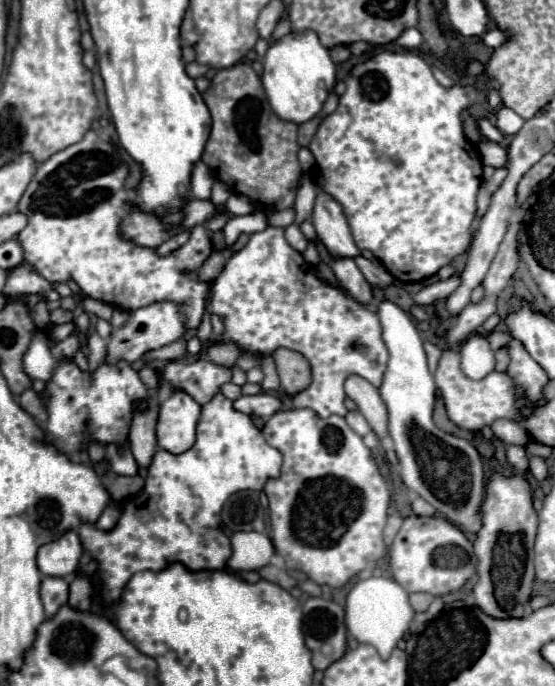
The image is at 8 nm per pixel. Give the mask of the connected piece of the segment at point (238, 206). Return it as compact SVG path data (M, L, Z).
M233 193L229 199L227 199L227 203L225 203L225 207L227 207L227 211L231 213L231 215L247 215L247 213L253 213L253 203L245 197L245 195L237 195L237 193Z

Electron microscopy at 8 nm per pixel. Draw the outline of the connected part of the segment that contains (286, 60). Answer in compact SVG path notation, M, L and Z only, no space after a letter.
M305 31L297 35L289 33L285 35L285 39L271 43L263 67L265 69L263 69L261 83L267 93L269 105L281 119L297 125L319 115L327 95L333 91L335 85L335 63L331 61L329 51L319 43L313 31Z

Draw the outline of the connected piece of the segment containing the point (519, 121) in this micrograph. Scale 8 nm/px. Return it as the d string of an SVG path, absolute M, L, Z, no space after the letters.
M501 107L497 111L497 129L503 133L503 135L515 135L521 127L523 127L525 119L519 117L513 109L507 109L507 107Z

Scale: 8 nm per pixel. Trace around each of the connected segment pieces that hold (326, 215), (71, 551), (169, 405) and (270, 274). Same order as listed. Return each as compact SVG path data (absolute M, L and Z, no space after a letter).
M319 193L311 221L317 229L317 237L323 243L323 247L329 253L329 259L355 259L361 255L357 249L347 219L343 215L343 209L337 201L333 201L329 195Z
M67 531L59 539L41 545L37 551L37 567L47 577L69 577L79 565L83 553L77 531Z
M173 391L159 409L157 445L169 453L183 453L195 443L195 427L201 415L201 405L185 391Z
M269 225L265 231L251 235L249 243L227 261L223 273L215 279L213 301L209 311L221 315L225 321L225 333L219 337L223 343L233 341L245 351L257 351L263 355L273 353L281 345L299 351L309 359L313 369L313 383L305 391L293 397L293 407L309 407L321 417L345 415L347 409L343 405L345 399L343 383L349 373L357 373L375 387L381 387L389 353L381 337L379 317L377 313L353 303L339 289L323 283L317 277L315 267L309 267L305 263L301 253L297 253L285 241L283 233L285 233L283 227Z

